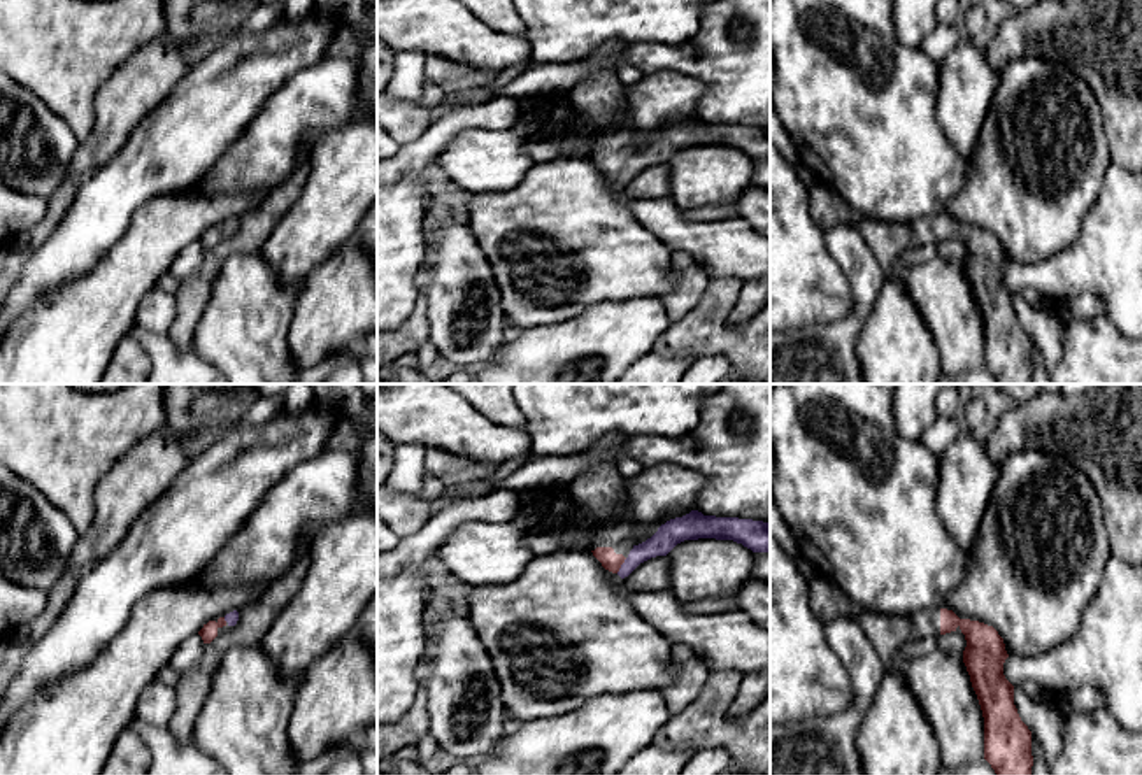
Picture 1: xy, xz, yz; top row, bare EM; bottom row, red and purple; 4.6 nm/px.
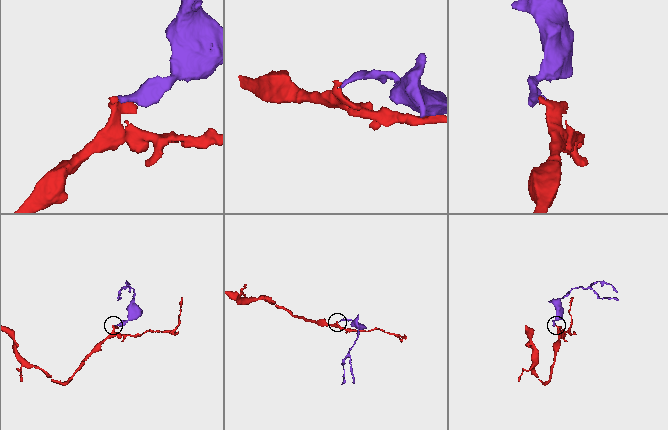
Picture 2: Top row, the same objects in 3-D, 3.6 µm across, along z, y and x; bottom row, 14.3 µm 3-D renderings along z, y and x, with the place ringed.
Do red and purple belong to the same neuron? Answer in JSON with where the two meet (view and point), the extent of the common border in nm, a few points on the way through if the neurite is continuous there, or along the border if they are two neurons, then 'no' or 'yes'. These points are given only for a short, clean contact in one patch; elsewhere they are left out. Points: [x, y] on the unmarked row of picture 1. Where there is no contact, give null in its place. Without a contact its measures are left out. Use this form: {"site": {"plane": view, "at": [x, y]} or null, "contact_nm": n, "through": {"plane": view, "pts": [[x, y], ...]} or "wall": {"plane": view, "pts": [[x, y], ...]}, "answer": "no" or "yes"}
{"site": {"plane": "xz", "at": [621, 170]}, "contact_nm": 90, "through": {"plane": "xz", "pts": [[609, 167], [621, 170], [630, 170], [667, 144]]}, "answer": "yes"}

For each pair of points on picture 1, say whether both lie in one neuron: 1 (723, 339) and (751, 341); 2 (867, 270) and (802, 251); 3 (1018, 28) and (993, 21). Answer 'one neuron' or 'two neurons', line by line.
1: one neuron
2: two neurons
3: two neurons

